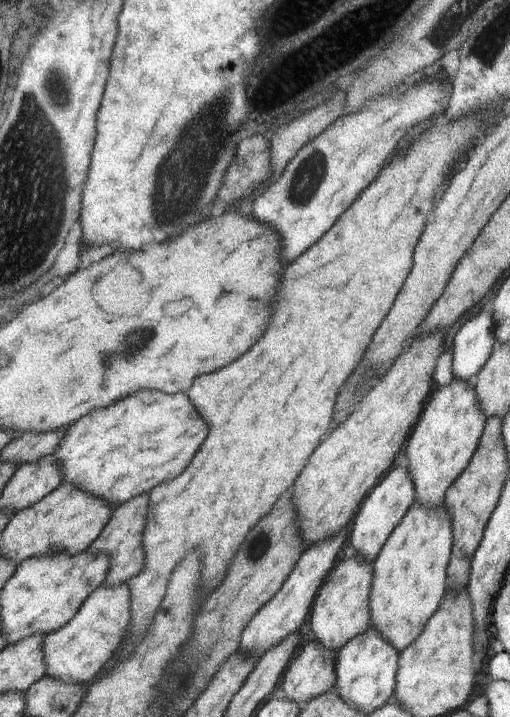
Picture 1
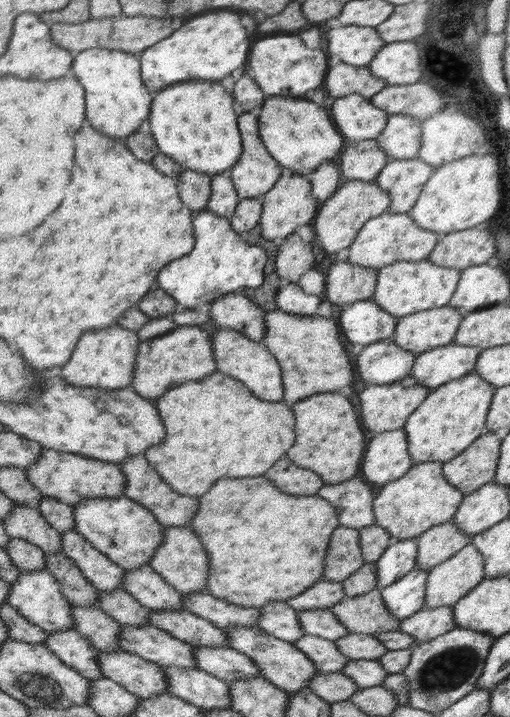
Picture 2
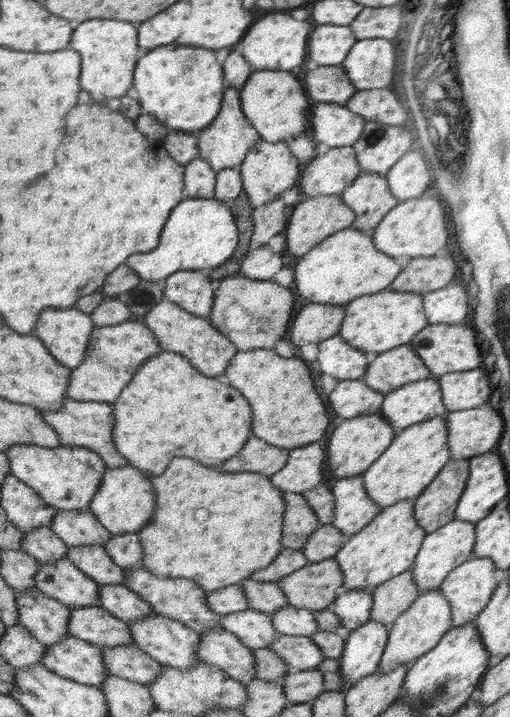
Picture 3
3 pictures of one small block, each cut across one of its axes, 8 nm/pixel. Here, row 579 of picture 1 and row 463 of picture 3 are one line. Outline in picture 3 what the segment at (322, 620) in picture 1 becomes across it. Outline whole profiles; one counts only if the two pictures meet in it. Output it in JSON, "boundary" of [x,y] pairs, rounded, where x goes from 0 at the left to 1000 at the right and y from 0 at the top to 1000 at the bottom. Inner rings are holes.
{"boundary":[[[745,575],[678,584],[651,603],[647,616],[637,619],[639,651],[661,668],[710,662],[773,615],[775,608],[769,593]]]}

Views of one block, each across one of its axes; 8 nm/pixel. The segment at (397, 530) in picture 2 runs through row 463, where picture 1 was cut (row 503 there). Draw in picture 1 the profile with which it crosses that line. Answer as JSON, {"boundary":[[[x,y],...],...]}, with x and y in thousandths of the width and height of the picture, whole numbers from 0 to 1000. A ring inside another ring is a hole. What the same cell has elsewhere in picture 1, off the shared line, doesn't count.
{"boundary":[[[888,527],[871,540],[853,538],[833,563],[816,597],[790,630],[800,650],[800,664],[808,667],[814,699],[835,706],[843,714],[869,704],[873,689],[886,674],[910,658],[945,608],[955,583],[941,572],[933,547],[920,533]]]}

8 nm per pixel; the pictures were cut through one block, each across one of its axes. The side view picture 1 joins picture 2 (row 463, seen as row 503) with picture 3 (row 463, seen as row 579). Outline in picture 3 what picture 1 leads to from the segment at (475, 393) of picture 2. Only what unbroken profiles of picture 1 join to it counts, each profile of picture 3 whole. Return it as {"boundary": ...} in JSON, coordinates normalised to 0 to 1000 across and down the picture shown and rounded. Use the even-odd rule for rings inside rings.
{"boundary":[[[878,575],[800,594],[775,608],[761,625],[712,658],[718,688],[745,709],[824,690],[882,643],[875,583]]]}

